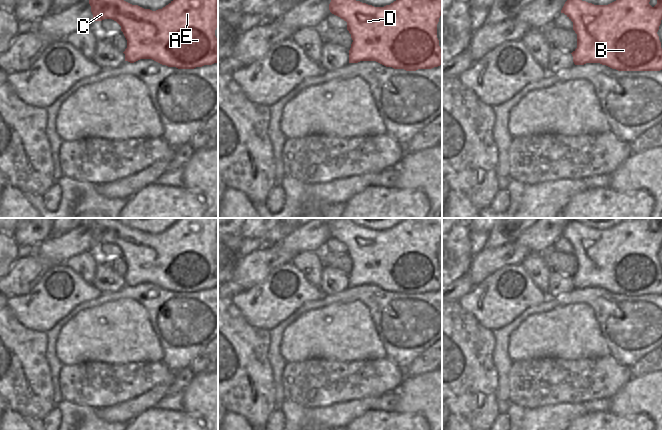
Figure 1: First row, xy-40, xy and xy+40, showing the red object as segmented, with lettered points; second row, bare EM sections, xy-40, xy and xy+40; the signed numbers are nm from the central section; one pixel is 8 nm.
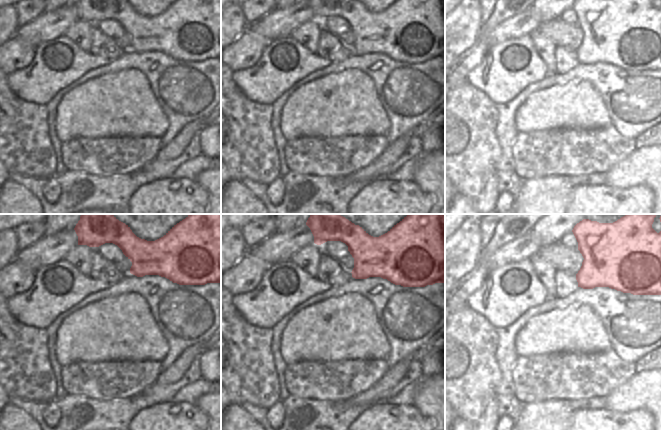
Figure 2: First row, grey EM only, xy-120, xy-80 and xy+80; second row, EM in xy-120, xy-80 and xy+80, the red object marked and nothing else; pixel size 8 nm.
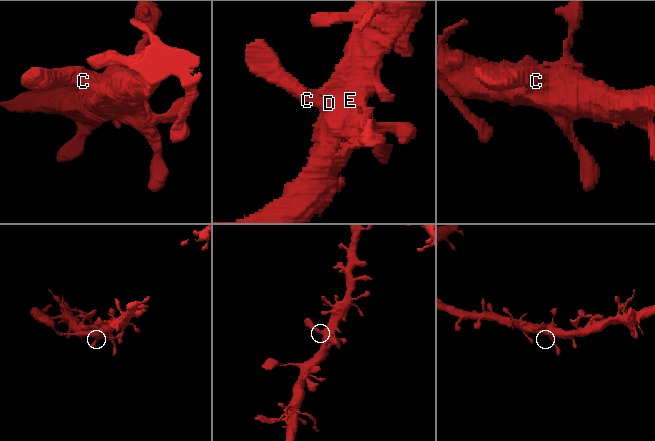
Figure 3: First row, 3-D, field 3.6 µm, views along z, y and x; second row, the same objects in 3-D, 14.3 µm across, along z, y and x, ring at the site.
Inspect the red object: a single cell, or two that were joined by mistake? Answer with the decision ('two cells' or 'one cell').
one cell

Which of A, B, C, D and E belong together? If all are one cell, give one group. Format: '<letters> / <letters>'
A B C D E

